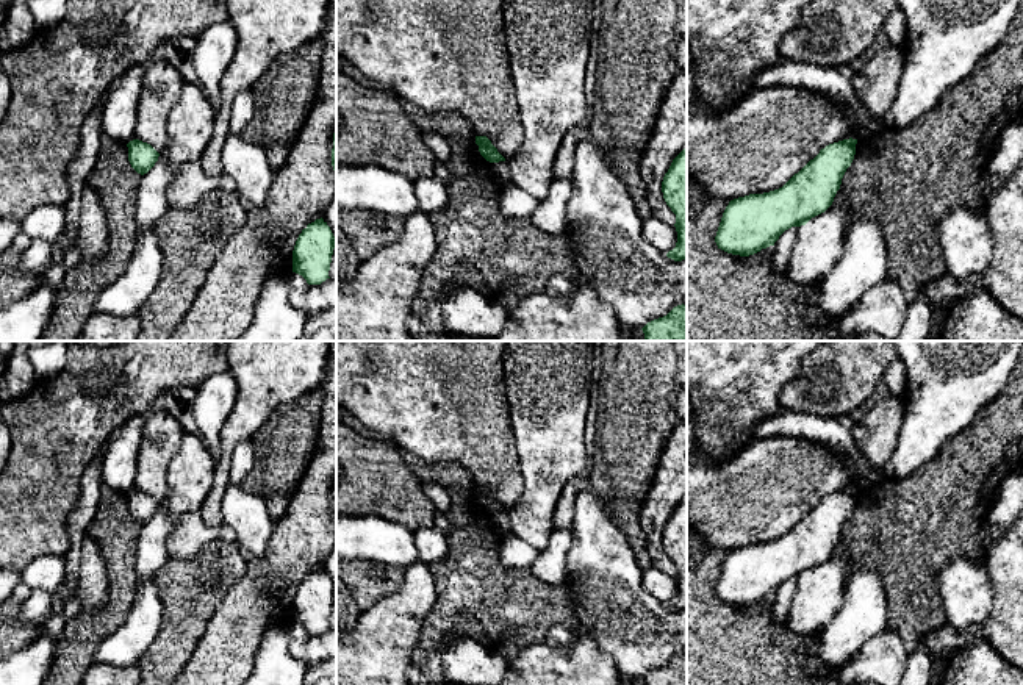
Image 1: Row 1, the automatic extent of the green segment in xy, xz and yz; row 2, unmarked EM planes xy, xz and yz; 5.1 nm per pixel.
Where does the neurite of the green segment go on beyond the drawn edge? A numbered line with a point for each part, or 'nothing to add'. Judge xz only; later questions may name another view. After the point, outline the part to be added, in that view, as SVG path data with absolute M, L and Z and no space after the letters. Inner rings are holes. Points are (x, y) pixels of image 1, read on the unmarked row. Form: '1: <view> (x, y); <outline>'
nothing to add

